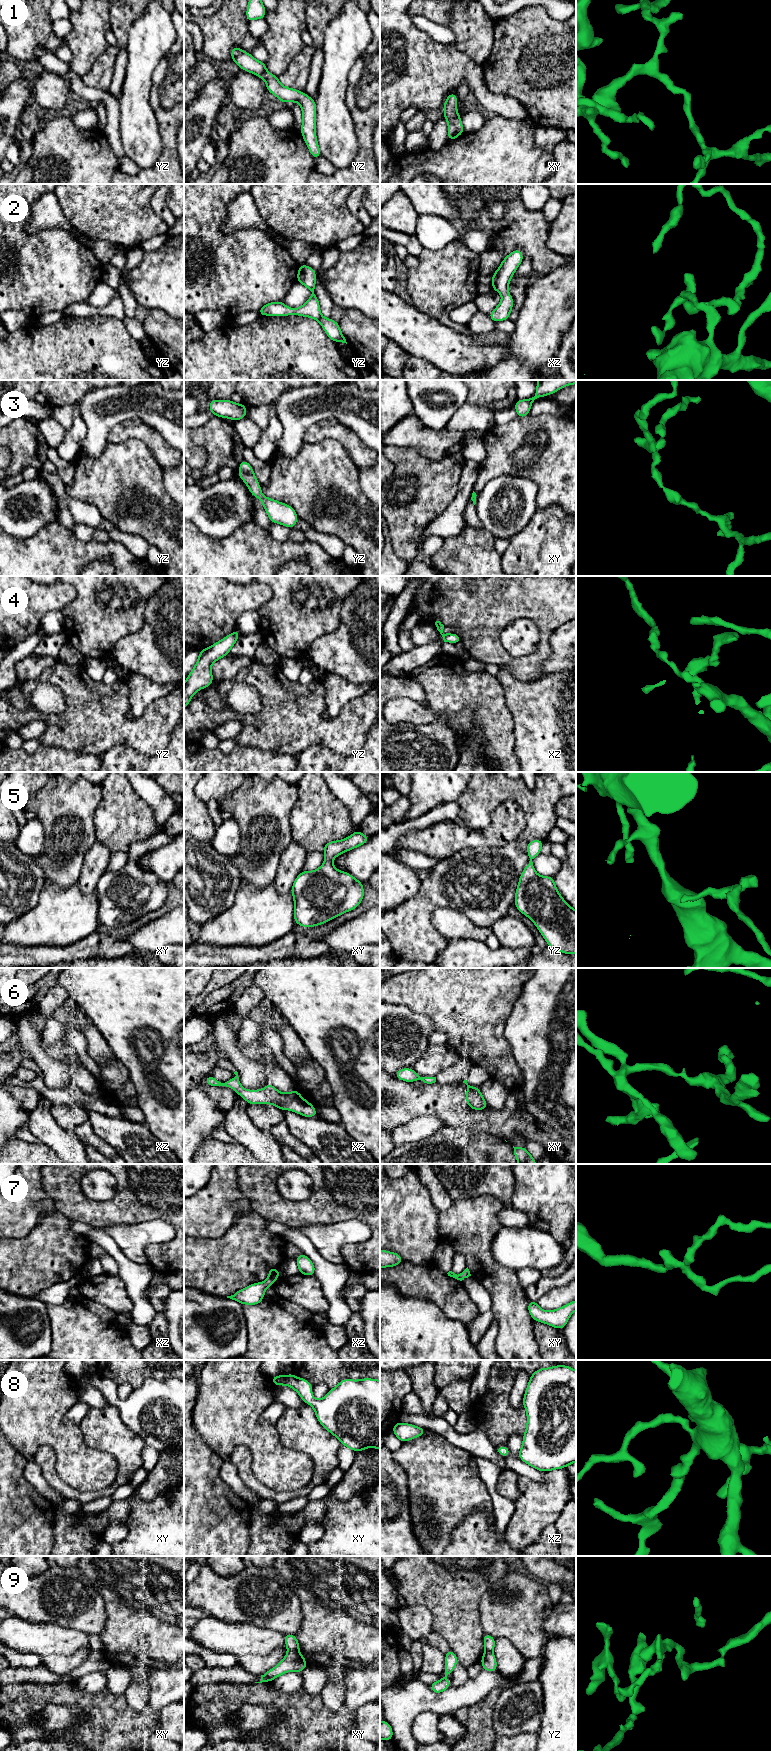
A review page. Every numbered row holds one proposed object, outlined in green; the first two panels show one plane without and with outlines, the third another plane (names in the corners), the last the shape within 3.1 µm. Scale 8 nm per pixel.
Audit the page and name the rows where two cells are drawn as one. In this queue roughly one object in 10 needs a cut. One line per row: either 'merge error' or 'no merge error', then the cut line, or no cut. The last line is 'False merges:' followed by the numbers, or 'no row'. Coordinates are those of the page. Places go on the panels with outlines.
1: no merge error; no cut
2: no merge error; no cut
3: no merge error; no cut
4: no merge error; no cut
5: no merge error; no cut
6: no merge error; no cut
7: no merge error; no cut
8: no merge error; no cut
9: merge error; cut in xy along (288, 1650), (297, 1652)
False merges: 9

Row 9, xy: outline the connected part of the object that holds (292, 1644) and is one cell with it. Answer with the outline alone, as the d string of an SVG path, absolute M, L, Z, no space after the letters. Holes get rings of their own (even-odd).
M284 1634L285 1644L288 1651L298 1652L299 1651L299 1642L295 1635L293 1634Z

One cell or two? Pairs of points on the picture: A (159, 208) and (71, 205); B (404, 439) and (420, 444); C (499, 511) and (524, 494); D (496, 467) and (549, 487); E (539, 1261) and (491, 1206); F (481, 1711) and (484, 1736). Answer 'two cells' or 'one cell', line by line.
A: two cells
B: one cell
C: one cell
D: one cell
E: two cells
F: one cell

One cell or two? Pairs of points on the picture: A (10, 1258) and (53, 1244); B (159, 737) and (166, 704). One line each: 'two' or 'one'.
A: one
B: one

